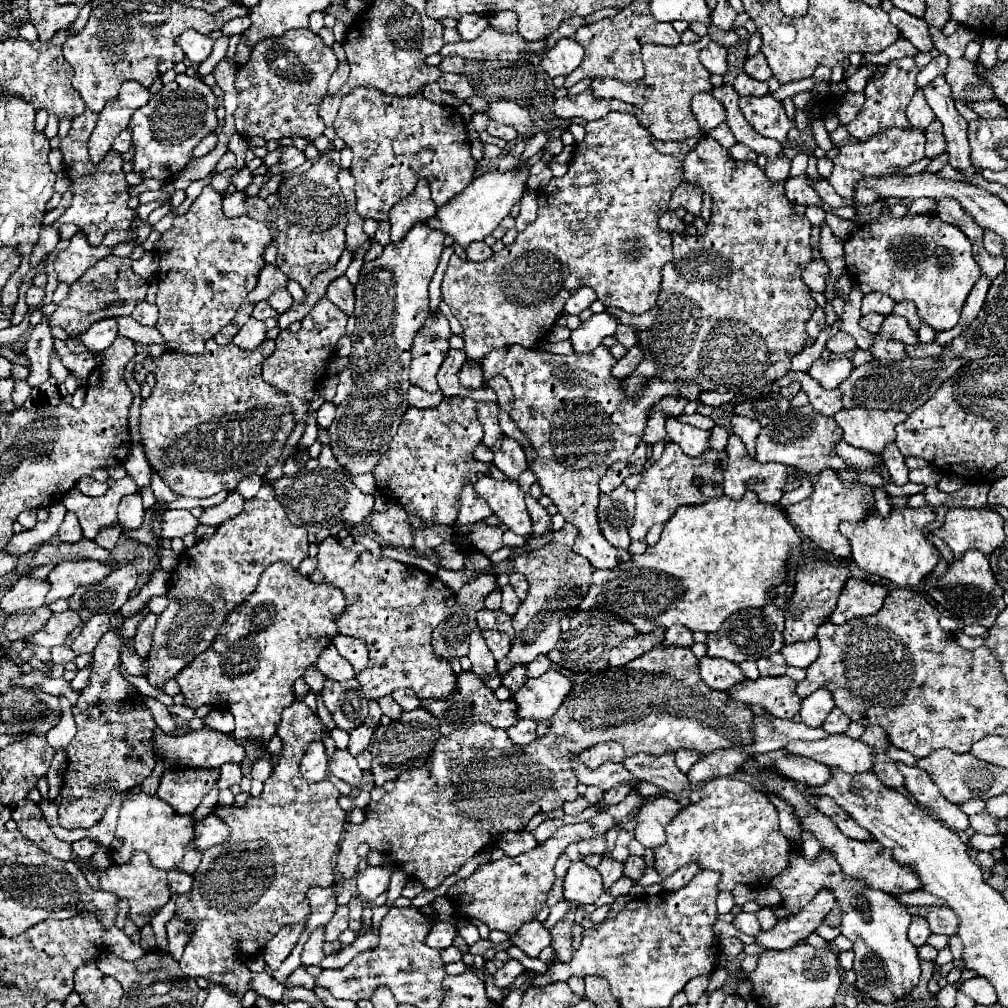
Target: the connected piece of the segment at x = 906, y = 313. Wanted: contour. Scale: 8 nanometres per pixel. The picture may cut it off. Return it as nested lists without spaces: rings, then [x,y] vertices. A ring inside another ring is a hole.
[[[904,300],[904,302],[896,302],[894,310],[892,310],[894,316],[904,316],[912,328],[920,328],[920,316],[918,316],[918,310],[916,310],[916,304]]]

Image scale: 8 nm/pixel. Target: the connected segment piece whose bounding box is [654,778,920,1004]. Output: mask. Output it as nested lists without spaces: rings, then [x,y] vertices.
[[[716,778],[710,780],[710,784],[706,784],[704,788],[702,788],[702,800],[682,808],[666,826],[666,842],[654,848],[654,860],[656,860],[654,868],[662,878],[672,876],[678,868],[682,868],[688,862],[696,862],[704,870],[720,872],[720,884],[718,884],[720,892],[724,890],[732,892],[736,884],[746,884],[754,888],[776,888],[782,894],[782,906],[790,912],[804,908],[806,898],[814,898],[820,890],[826,888],[834,894],[840,910],[840,934],[852,940],[854,944],[854,954],[856,954],[854,972],[858,978],[856,984],[858,992],[870,994],[872,1000],[880,1004],[894,1004],[918,984],[920,960],[916,948],[910,944],[906,936],[910,924],[910,912],[904,904],[898,902],[896,896],[870,888],[868,884],[860,884],[860,880],[852,880],[852,876],[846,876],[840,864],[836,862],[834,854],[826,848],[822,848],[814,860],[808,860],[804,852],[792,846],[788,838],[780,832],[776,806],[766,798],[764,792],[754,790],[750,784],[732,778]]]

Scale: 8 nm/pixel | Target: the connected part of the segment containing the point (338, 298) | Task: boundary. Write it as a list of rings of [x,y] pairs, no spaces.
[[[340,276],[334,282],[330,282],[330,286],[326,290],[326,298],[332,304],[336,304],[340,310],[344,310],[346,314],[354,312],[354,290],[346,276]]]

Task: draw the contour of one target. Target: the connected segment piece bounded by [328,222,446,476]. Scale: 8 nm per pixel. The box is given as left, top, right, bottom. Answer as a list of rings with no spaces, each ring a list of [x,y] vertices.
[[[418,222],[400,242],[390,242],[380,258],[362,266],[356,286],[356,328],[348,356],[354,384],[348,400],[336,406],[336,418],[328,428],[334,456],[352,476],[372,472],[408,410],[410,344],[430,310],[428,284],[440,262],[444,236],[444,232],[428,228],[426,222]]]

